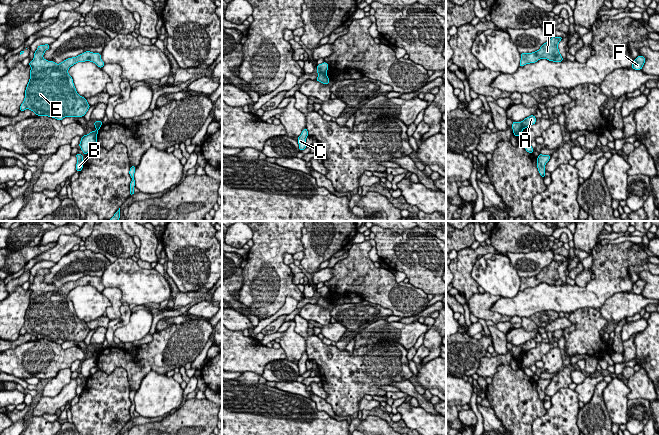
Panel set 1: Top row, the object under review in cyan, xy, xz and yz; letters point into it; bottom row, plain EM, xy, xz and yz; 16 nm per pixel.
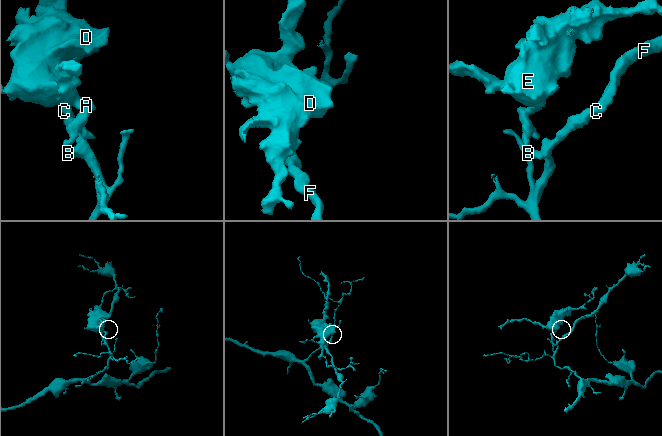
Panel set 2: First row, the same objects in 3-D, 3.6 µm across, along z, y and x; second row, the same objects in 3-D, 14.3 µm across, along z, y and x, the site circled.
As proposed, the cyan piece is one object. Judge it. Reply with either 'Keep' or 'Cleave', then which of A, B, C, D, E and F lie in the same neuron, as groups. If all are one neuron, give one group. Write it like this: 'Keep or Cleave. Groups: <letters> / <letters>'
Cleave. Groups: A D E / B C F

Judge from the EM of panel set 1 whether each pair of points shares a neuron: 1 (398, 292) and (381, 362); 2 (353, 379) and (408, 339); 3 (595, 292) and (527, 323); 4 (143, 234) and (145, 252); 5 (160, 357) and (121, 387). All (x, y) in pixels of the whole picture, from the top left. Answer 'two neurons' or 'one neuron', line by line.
1: two neurons
2: two neurons
3: two neurons
4: one neuron
5: two neurons

